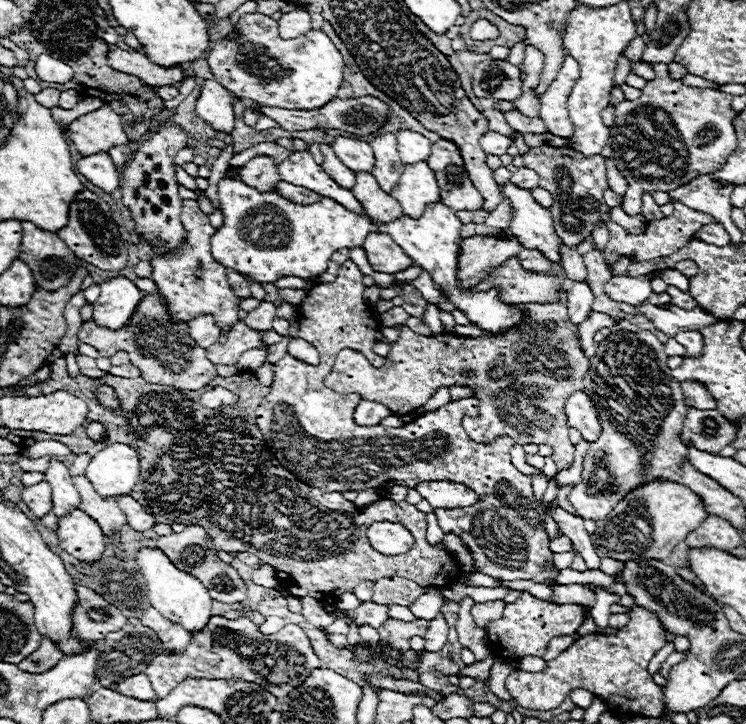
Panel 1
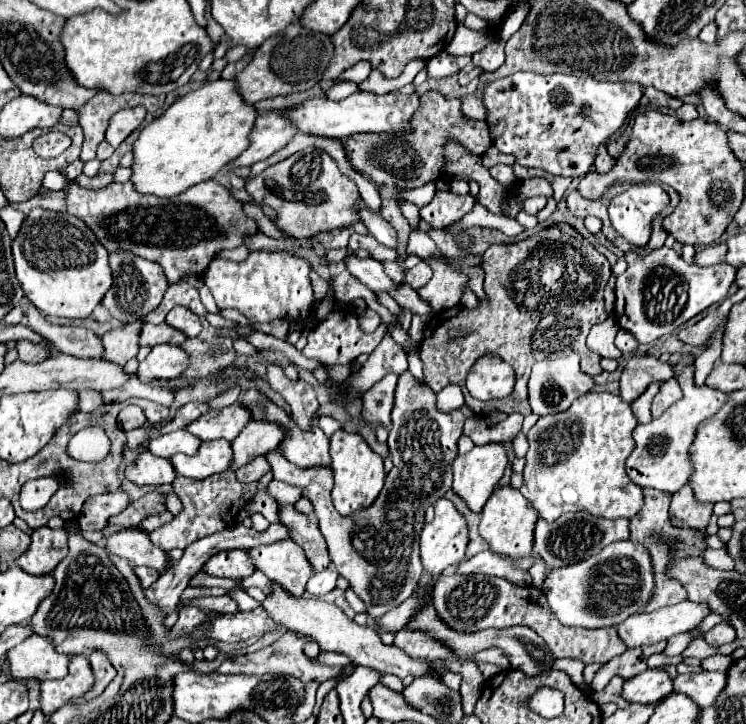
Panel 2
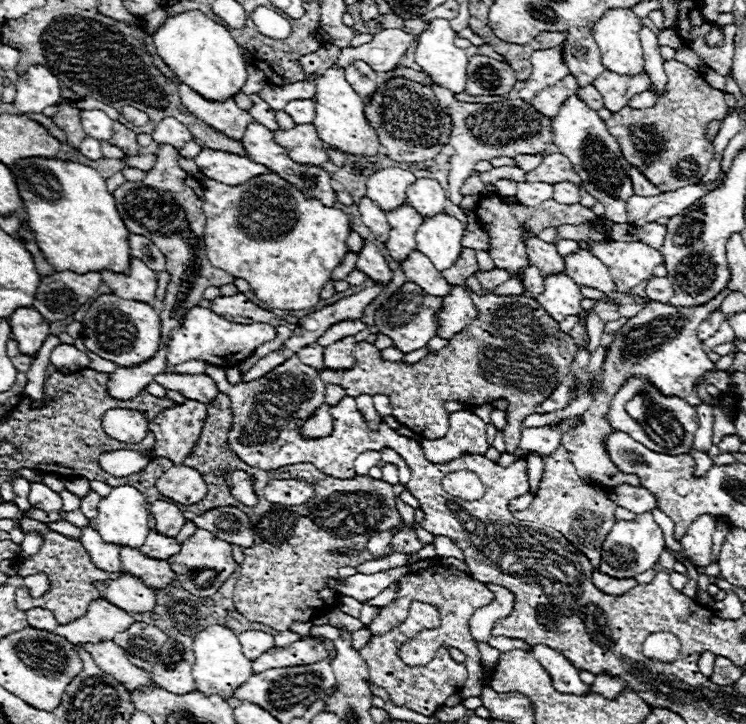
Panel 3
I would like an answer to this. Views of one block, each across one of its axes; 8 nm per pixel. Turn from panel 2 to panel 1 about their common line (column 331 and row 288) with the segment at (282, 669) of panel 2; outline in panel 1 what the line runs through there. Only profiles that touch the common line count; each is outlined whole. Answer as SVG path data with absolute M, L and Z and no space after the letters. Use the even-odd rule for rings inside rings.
M669 285L666 293L670 294L671 303L678 308L684 308L684 310L692 310L696 308L696 300L688 294L688 292L682 292L675 286Z

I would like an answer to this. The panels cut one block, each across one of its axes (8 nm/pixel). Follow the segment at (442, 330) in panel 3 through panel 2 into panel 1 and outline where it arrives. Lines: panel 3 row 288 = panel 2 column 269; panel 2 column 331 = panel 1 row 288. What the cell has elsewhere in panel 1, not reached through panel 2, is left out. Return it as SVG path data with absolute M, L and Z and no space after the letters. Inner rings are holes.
M508 258L500 268L488 274L482 282L472 286L472 292L488 292L490 288L500 290L504 302L556 302L562 278L526 272L516 258Z

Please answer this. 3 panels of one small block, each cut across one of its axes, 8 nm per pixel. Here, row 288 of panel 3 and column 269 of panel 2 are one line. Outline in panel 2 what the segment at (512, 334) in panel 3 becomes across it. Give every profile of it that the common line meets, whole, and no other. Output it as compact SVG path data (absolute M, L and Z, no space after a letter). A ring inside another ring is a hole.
M258 456L258 458L252 460L250 464L246 464L244 468L238 468L238 470L236 470L236 478L238 478L240 482L244 482L244 484L250 484L250 482L260 480L266 472L270 472L268 464L264 462L262 456Z

